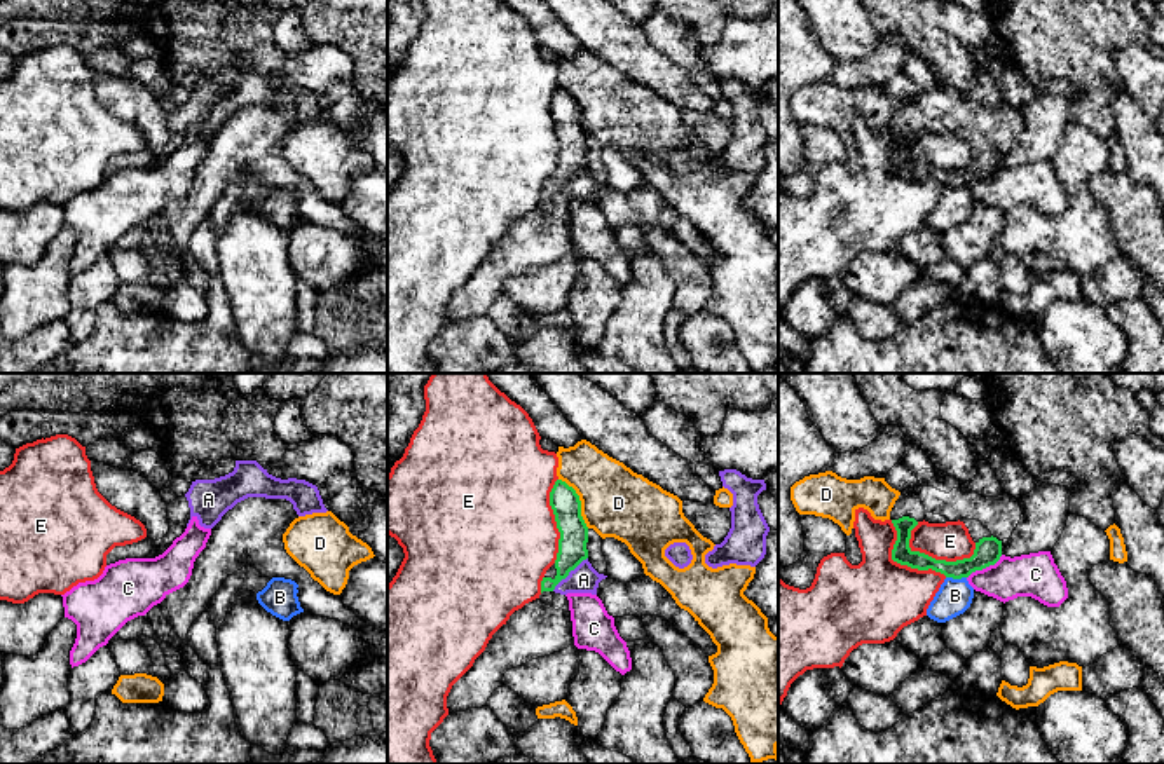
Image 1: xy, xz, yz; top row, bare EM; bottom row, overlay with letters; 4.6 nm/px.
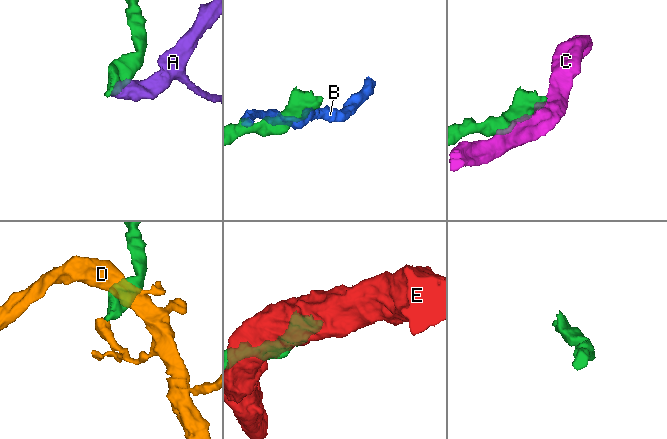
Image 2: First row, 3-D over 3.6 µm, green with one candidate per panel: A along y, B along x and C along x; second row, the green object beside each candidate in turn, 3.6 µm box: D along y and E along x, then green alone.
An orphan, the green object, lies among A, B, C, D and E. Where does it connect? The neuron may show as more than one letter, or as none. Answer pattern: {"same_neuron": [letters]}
{"same_neuron": []}

